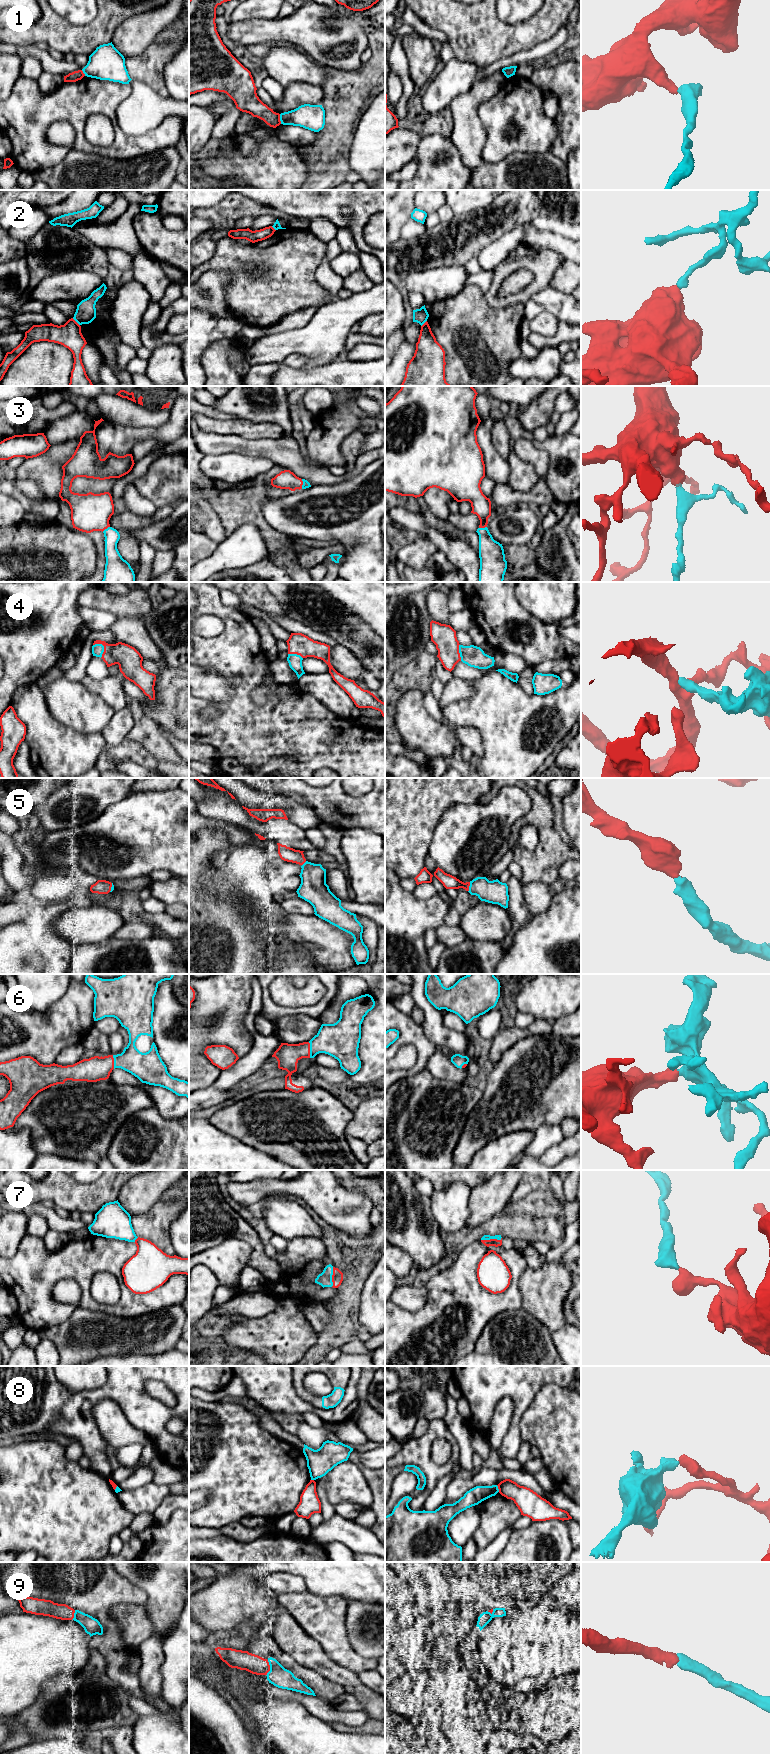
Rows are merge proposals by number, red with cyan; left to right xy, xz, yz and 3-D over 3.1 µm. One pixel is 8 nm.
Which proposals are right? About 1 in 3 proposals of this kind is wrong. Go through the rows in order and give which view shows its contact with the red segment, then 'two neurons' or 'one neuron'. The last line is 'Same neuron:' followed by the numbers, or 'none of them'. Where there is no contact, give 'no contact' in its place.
1: meets red in xz; two neurons
2: meets red in xy; two neurons
3: meets red in xz; one neuron
4: meets red in xy; one neuron
5: meets red in yz; one neuron
6: meets red in xz; one neuron
7: meets red in yz; one neuron
8: meets red in yz; two neurons
9: meets red in xz; one neuron
Same neuron: 3, 4, 5, 6, 7, 9

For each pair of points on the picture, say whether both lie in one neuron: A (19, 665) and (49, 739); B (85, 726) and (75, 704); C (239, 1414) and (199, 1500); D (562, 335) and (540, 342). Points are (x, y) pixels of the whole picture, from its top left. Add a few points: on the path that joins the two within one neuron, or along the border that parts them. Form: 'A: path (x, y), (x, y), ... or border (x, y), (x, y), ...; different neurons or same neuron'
A: border (35, 682), (19, 687), (15, 691), (11, 702); different neurons
B: path (85, 721), (85, 714), (80, 709); same neuron
C: border (202, 1489), (208, 1493), (208, 1500), (199, 1509); different neurons
D: path (557, 339), (545, 341); same neuron

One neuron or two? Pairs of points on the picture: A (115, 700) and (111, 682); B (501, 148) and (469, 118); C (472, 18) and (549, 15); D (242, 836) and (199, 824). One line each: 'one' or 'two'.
A: one
B: two
C: one
D: one

